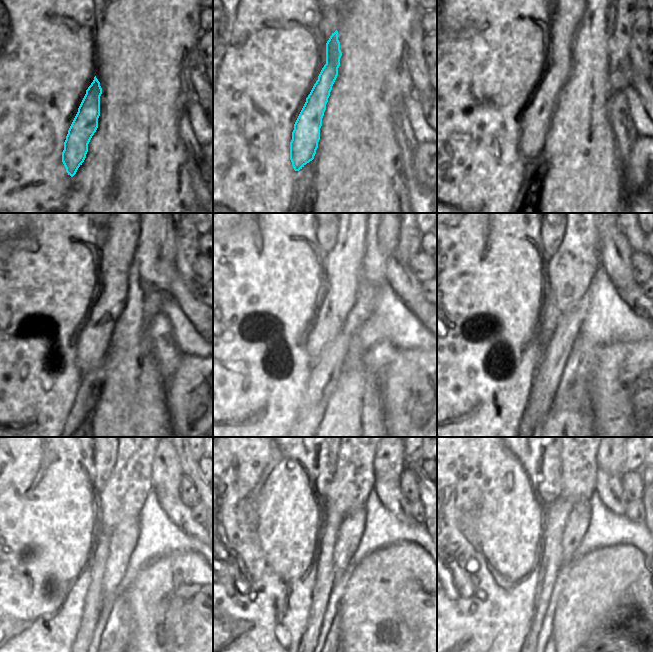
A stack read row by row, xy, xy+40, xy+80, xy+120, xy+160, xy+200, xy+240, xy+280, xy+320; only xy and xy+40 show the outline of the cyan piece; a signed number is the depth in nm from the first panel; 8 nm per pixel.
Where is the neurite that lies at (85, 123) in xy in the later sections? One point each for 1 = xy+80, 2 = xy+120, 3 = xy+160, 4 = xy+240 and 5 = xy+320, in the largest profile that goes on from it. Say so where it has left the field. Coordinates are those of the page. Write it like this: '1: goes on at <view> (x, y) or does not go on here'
1: goes on at xy+80 (535, 121)
2: goes on at xy+120 (116, 255)
3: goes on at xy+160 (342, 264)
4: goes on at xy+240 (130, 481)
5: goes on at xy+320 (578, 457)

